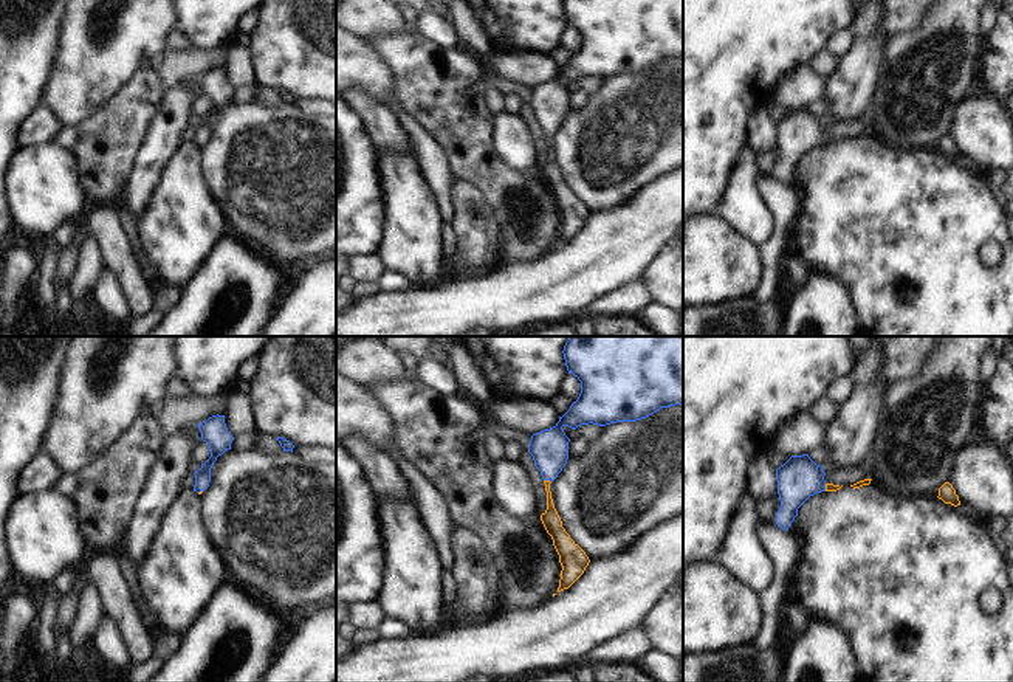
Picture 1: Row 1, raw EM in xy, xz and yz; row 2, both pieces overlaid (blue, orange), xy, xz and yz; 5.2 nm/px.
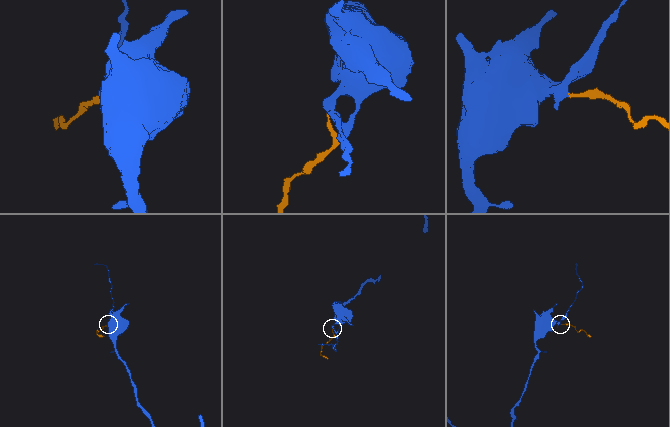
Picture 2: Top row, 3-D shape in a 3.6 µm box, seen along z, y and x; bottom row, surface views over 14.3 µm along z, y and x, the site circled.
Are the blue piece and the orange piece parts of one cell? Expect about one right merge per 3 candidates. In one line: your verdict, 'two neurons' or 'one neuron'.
one neuron

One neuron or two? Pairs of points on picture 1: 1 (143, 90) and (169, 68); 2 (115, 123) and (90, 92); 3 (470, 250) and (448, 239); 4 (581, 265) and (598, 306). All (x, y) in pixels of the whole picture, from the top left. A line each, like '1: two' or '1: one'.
1: two
2: two
3: two
4: two

